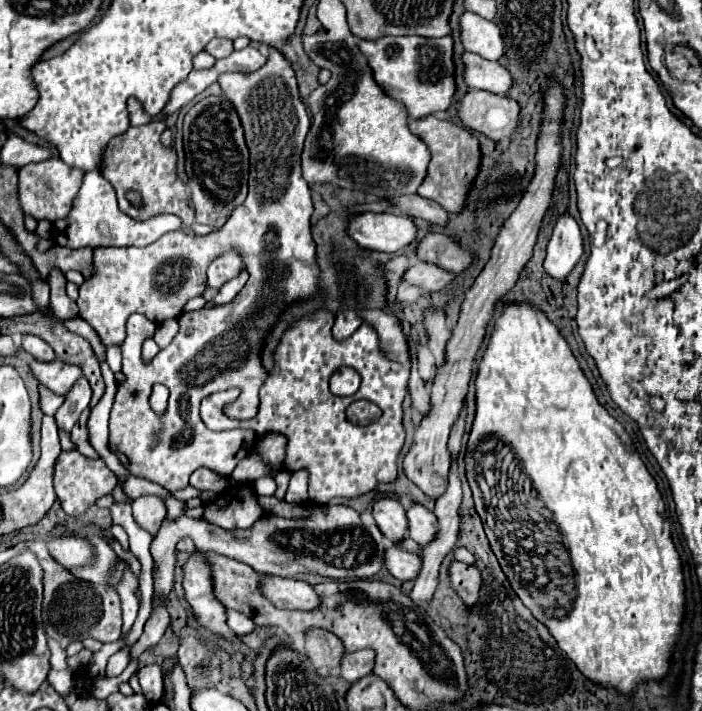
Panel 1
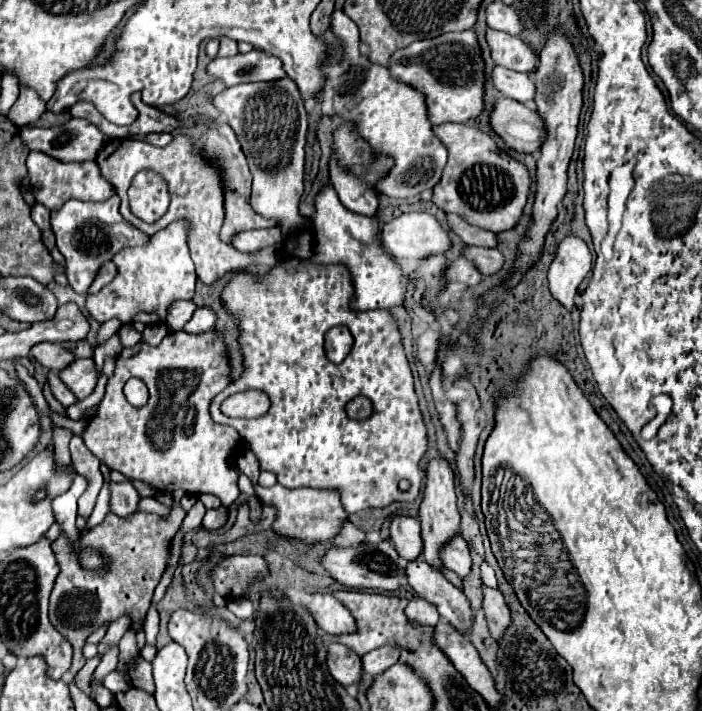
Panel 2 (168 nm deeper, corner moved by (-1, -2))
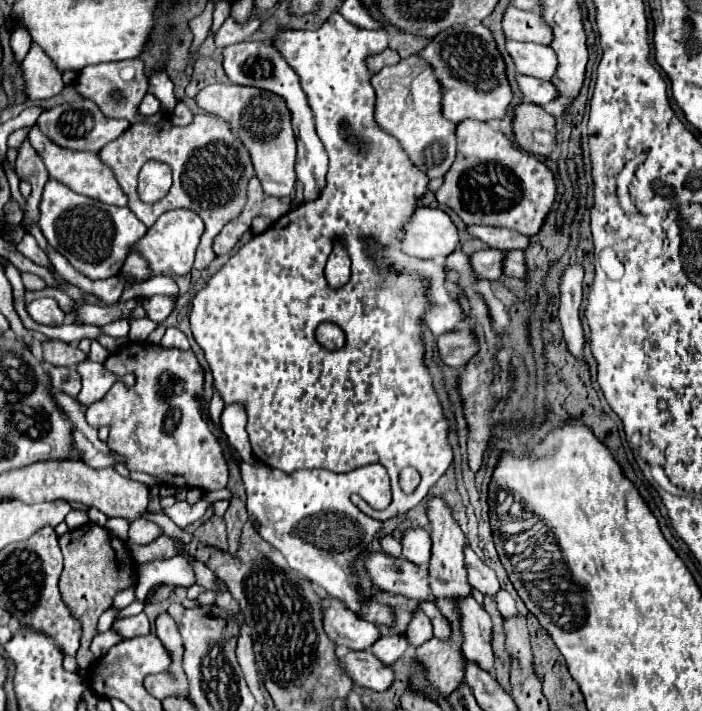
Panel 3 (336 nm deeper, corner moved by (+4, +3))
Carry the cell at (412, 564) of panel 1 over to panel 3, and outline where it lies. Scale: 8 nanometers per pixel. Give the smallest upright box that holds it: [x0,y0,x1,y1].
[457,597,493,671]

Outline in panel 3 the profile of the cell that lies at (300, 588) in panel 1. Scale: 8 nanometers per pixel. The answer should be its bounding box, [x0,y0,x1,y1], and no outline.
[321,607,379,649]

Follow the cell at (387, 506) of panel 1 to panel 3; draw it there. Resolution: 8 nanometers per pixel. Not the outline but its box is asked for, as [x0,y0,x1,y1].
[401,527,429,563]

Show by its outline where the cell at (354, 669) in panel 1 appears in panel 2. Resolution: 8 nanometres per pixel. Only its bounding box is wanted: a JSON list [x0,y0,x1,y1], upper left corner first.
[362,646,400,676]

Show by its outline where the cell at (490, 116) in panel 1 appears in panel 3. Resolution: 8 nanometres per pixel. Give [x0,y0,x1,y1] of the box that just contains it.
[513,101,557,155]

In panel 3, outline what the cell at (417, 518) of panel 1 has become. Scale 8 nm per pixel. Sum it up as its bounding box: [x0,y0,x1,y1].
[465,545,499,595]

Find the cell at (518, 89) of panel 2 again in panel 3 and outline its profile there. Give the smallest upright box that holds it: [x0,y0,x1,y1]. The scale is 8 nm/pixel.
[517,75,555,105]

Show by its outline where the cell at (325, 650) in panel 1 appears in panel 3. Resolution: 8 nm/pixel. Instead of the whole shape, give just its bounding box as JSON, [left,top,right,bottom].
[339,649,393,691]

